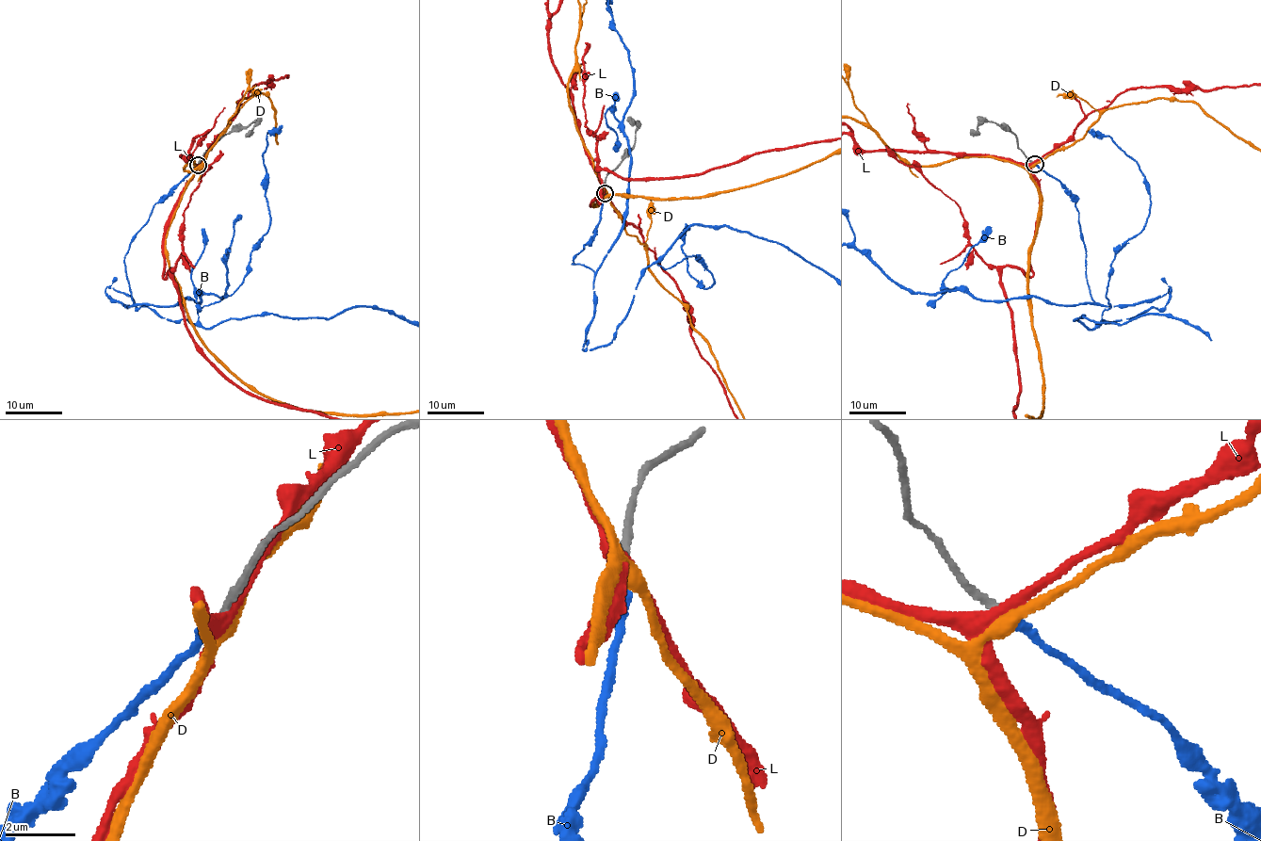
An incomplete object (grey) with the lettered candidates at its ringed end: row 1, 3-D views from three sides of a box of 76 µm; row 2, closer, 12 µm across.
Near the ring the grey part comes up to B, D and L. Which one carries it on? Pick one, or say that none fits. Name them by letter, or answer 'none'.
B

